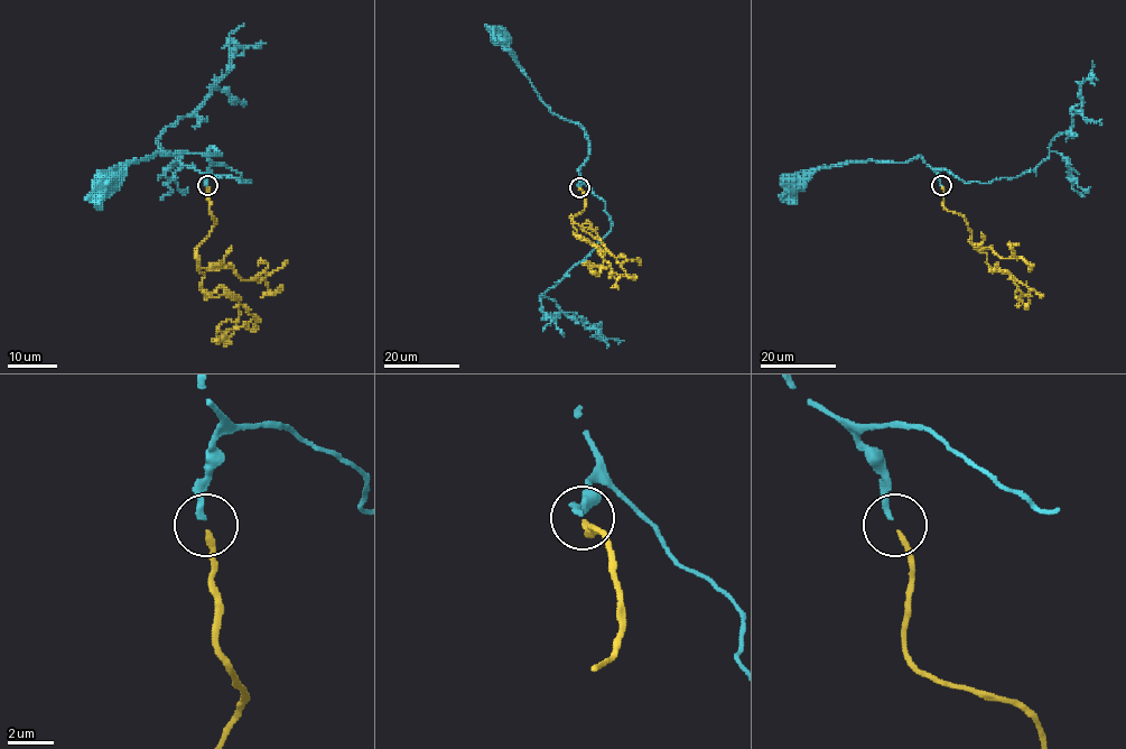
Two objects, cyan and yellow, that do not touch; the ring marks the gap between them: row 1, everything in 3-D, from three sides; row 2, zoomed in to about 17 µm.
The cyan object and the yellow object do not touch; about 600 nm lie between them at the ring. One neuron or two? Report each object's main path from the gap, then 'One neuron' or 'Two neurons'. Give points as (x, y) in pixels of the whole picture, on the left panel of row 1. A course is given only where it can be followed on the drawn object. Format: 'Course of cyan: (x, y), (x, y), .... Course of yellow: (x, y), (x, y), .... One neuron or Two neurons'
Course of cyan: (207, 184), (206, 153), (211, 147), (220, 156), (157, 154), (133, 159), (102, 178). Course of yellow: (207, 186), (215, 225), (196, 249), (198, 287), (239, 298), (239, 317), (220, 325), (216, 343). One neuron

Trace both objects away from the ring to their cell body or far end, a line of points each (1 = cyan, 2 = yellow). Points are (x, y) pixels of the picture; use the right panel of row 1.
1: (941, 184), (939, 176), (919, 156), (904, 163), (868, 159), (821, 166), (790, 179)
2: (941, 186), (943, 206), (962, 216), (971, 243), (986, 255), (990, 271), (1004, 270), (1020, 289), (1016, 307)

